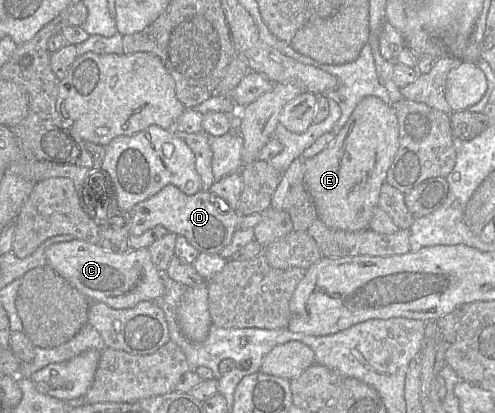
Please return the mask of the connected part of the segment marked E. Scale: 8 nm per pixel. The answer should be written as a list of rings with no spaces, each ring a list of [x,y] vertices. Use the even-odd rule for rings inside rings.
[[[375,96],[365,97],[333,142],[320,154],[305,161],[304,182],[318,219],[331,229],[368,229],[398,148],[399,125],[392,105]]]

